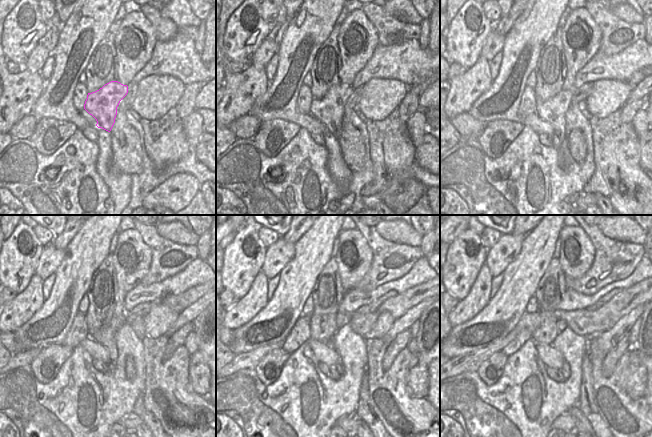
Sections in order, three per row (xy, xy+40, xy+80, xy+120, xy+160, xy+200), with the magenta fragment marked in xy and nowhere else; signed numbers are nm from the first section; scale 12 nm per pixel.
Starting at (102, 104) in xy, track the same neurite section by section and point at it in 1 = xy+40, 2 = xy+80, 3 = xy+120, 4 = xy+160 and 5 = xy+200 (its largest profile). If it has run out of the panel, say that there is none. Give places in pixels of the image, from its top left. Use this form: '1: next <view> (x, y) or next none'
1: next xy+40 (329, 110)
2: next xy+80 (553, 111)
3: next xy+120 (105, 335)
4: next xy+160 (340, 370)
5: next xy+200 (565, 370)

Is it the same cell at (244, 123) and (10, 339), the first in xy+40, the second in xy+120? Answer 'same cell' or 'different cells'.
same cell

